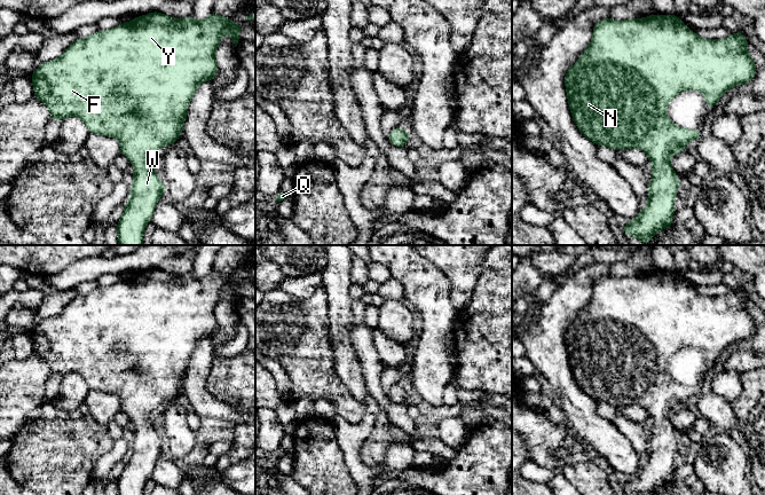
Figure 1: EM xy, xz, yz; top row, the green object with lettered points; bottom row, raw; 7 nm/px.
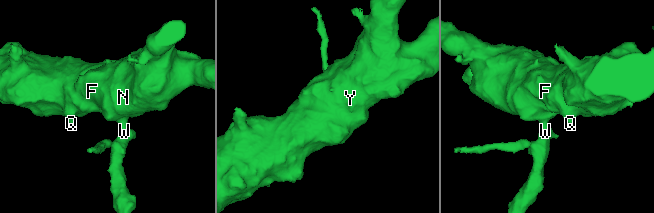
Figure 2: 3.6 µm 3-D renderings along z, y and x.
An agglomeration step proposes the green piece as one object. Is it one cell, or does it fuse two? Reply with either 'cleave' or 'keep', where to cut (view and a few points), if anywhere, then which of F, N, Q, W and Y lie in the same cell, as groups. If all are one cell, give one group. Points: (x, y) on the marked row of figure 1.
keep | no cut | F N Q W Y

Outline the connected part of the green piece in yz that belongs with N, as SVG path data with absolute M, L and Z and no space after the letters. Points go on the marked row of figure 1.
M650 15L645 18L614 21L604 18L593 25L590 46L582 53L578 62L566 73L566 93L574 123L581 133L597 146L606 146L614 150L639 148L653 163L652 182L648 184L647 207L630 222L624 225L626 236L636 236L641 244L648 243L657 231L672 227L675 197L678 194L679 179L669 158L685 150L691 140L700 140L701 131L684 129L667 116L669 102L684 91L700 91L707 104L713 109L720 96L733 86L752 80L756 63L747 50L748 40L739 31L726 39L704 39L699 37L681 22L677 15Z

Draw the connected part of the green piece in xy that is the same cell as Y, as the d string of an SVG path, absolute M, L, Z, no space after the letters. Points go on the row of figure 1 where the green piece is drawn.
M159 11L149 13L148 15L137 16L133 21L123 23L111 30L97 31L86 39L76 39L58 58L42 63L32 73L31 79L33 82L34 96L47 105L50 112L49 120L57 118L63 121L69 116L79 117L85 123L89 133L116 138L120 142L120 155L127 157L131 160L135 173L133 176L133 186L131 187L131 197L125 204L124 213L117 223L119 245L142 245L145 226L151 220L158 199L165 194L164 181L158 179L153 171L152 164L150 163L150 158L159 148L173 144L173 142L176 141L182 134L182 127L186 121L189 102L194 97L199 84L203 81L211 82L218 72L218 64L214 54L222 36L228 33L232 38L236 47L240 40L239 31L242 25L243 24L235 24L231 22L231 18L222 17L214 14L213 11L207 18L203 21L196 21L192 16L176 19L168 17Z

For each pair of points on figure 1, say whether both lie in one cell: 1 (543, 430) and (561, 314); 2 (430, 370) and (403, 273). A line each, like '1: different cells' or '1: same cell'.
1: different cells
2: same cell

